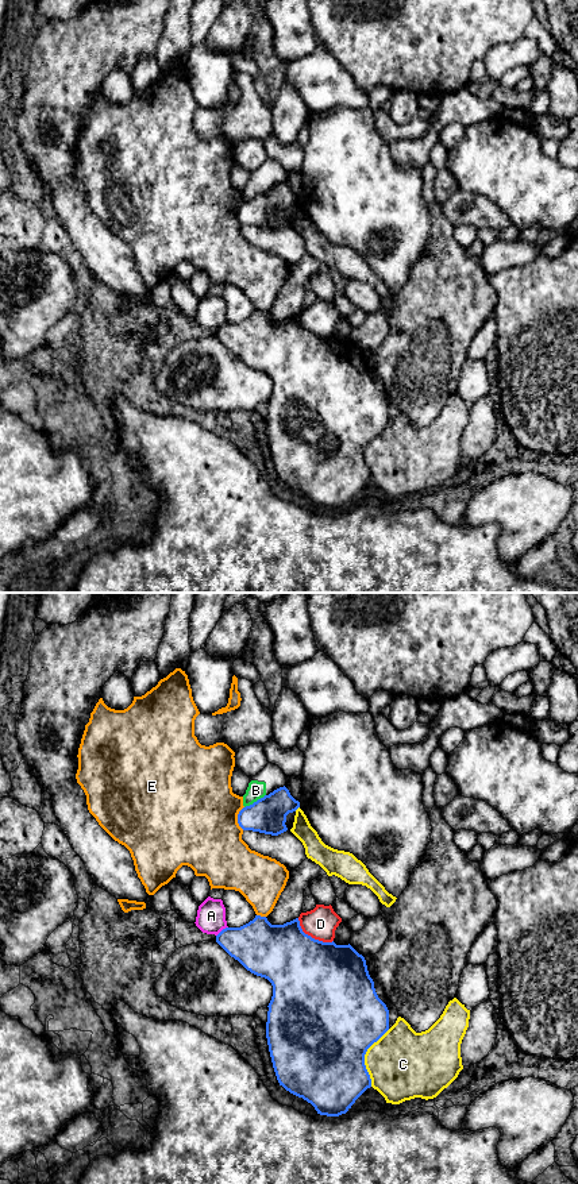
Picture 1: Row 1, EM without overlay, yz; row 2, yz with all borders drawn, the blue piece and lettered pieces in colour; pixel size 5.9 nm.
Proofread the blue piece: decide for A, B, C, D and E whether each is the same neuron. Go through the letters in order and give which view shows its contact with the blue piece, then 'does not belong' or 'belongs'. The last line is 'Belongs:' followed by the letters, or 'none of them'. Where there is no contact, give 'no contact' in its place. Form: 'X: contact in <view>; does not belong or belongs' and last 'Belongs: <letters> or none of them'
A: contact in yz; does not belong
B: contact in yz; does not belong
C: contact in yz; does not belong
D: contact in yz; does not belong
E: contact in yz; does not belong
Belongs: none of them

